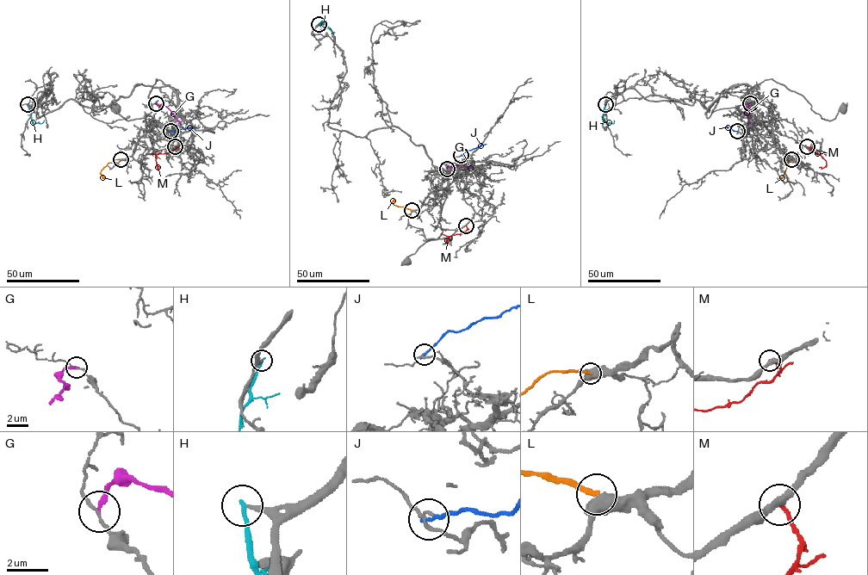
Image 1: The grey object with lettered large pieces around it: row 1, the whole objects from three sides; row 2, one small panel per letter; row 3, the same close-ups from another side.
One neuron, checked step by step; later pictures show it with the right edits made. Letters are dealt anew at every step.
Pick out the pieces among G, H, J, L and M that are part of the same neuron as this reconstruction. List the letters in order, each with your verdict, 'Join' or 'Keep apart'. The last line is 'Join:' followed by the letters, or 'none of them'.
G: Keep apart
H: Keep apart
J: Keep apart
L: Keep apart
M: Keep apart
Join: none of them

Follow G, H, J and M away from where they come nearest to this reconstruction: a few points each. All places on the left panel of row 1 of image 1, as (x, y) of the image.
G: (156, 103), (166, 106), (179, 121), (177, 123)
H: (27, 104), (34, 123), (41, 123), (44, 120)
J: (170, 132), (195, 126)
M: (175, 146), (171, 152), (156, 155), (157, 168), (160, 167)

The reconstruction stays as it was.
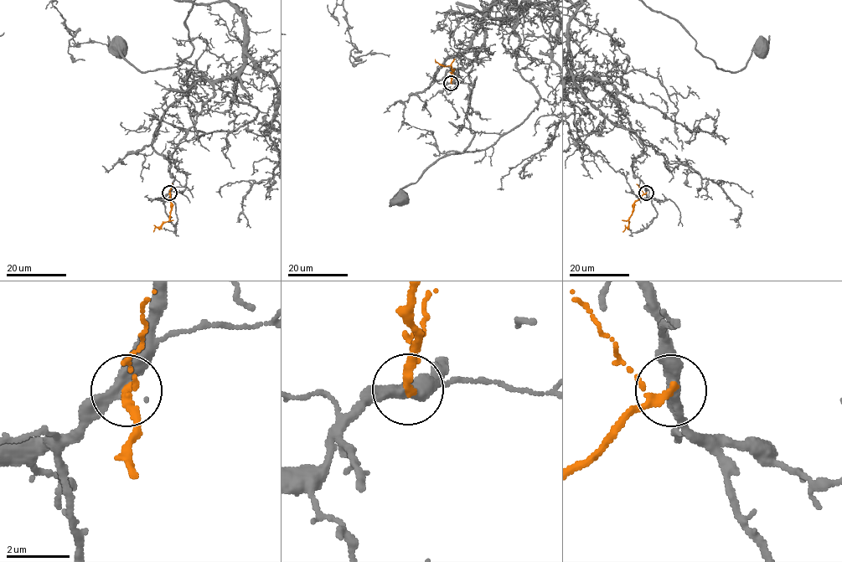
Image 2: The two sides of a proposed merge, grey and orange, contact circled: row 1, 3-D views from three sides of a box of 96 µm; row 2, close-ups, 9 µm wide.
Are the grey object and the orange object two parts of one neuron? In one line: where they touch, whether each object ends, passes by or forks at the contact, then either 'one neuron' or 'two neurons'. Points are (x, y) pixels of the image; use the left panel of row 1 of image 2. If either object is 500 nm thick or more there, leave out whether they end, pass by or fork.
place (169, 193); grey passes by; orange passes by; two neurons

